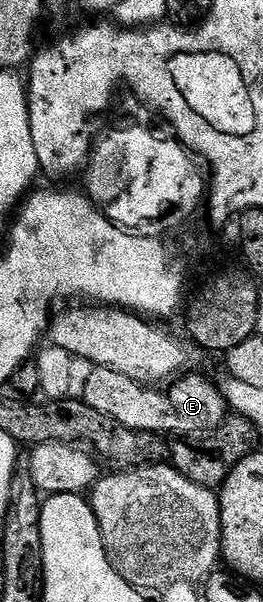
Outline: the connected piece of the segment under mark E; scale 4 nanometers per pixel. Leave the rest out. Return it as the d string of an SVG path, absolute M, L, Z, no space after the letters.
M94 367L92 371L85 380L85 404L91 406L91 410L99 410L107 418L119 422L124 428L158 434L170 432L168 435L173 438L189 438L197 434L193 432L213 432L220 424L222 427L226 423L227 405L212 379L182 375L168 385L169 392L161 392L165 390L136 384L127 378L127 374L112 372L110 368Z

